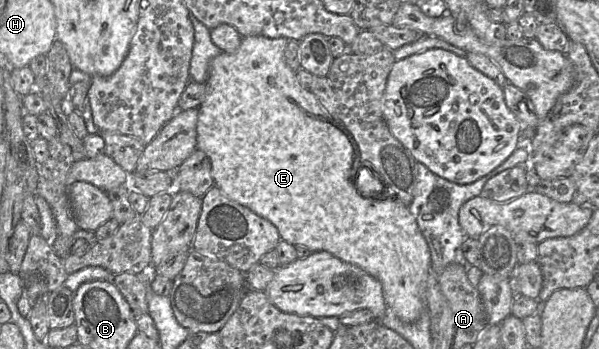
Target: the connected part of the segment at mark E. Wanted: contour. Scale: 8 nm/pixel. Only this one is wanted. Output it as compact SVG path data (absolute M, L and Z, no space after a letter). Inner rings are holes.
M265 36L243 37L238 50L234 53L221 52L210 63L205 98L198 108L197 146L211 161L211 175L214 186L217 186L229 199L252 210L257 215L270 221L278 230L280 238L294 245L302 245L311 252L327 251L340 260L356 265L372 275L382 284L383 295L388 311L396 315L404 323L417 321L426 310L426 286L431 272L431 254L416 218L408 206L394 198L381 195L372 199L362 195L354 184L354 175L361 164L357 145L344 125L330 116L320 105L317 97L304 89L298 81L297 74L286 63L284 51L288 43L284 37L268 38Z

